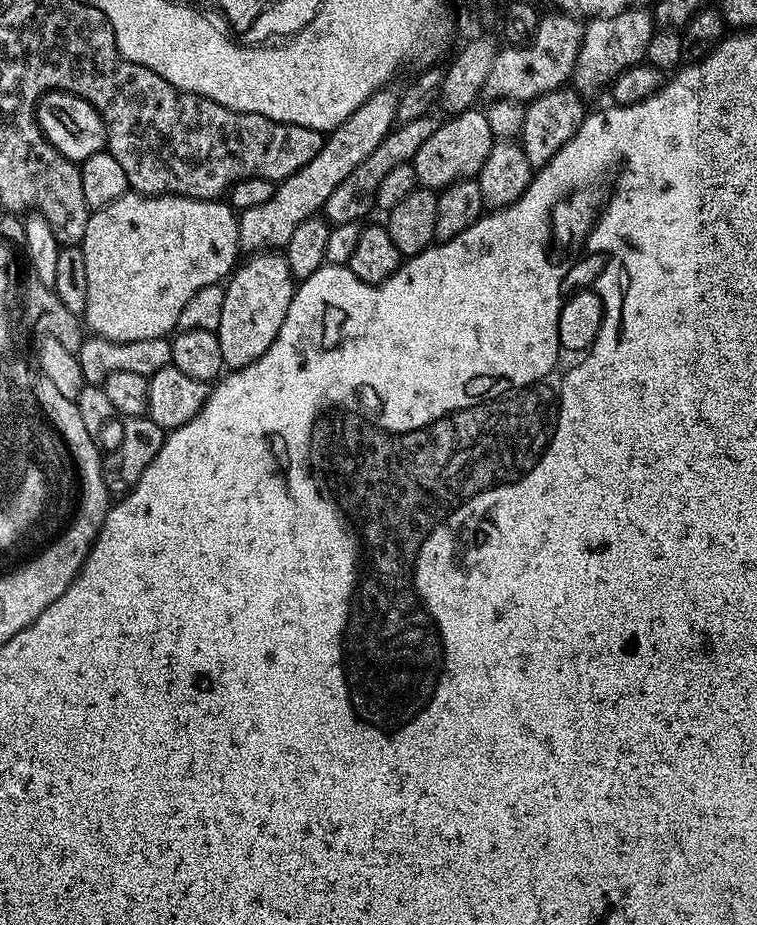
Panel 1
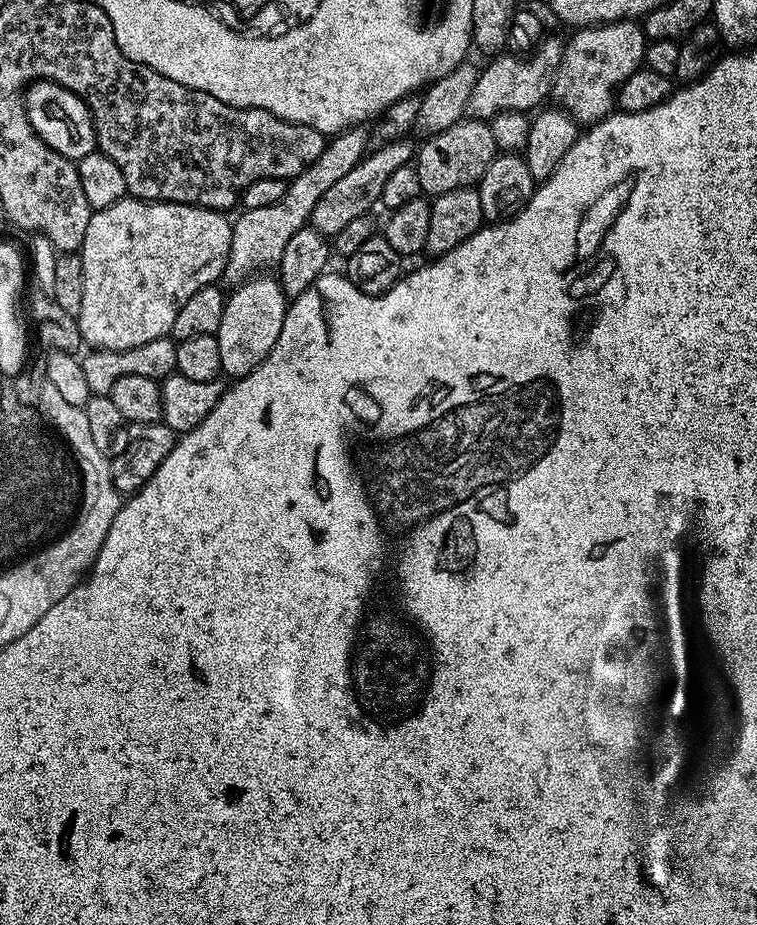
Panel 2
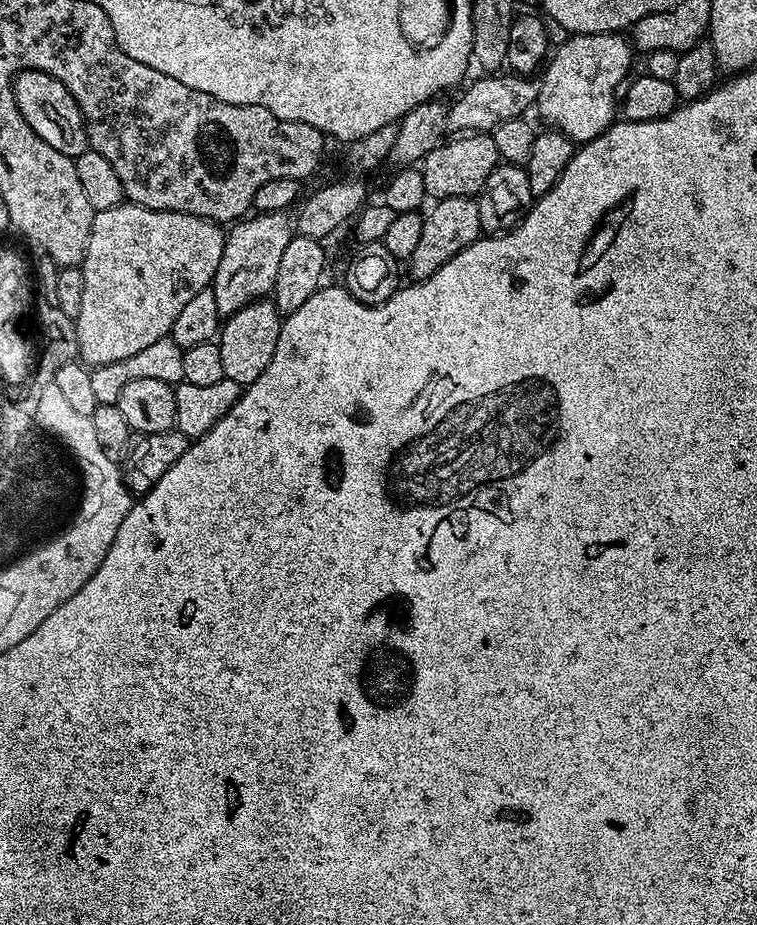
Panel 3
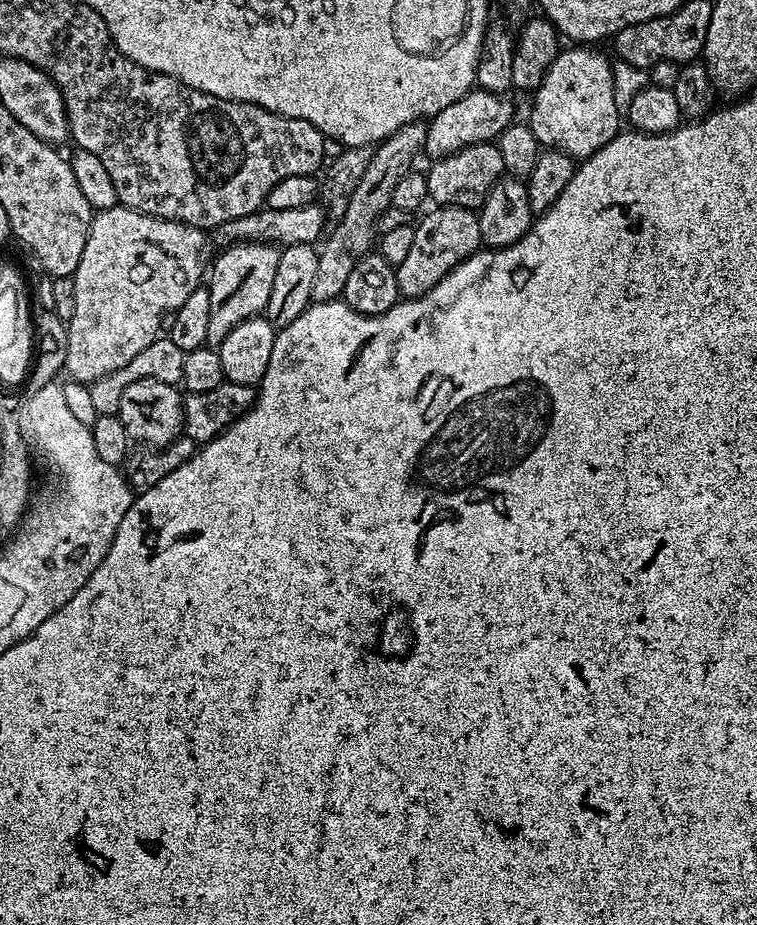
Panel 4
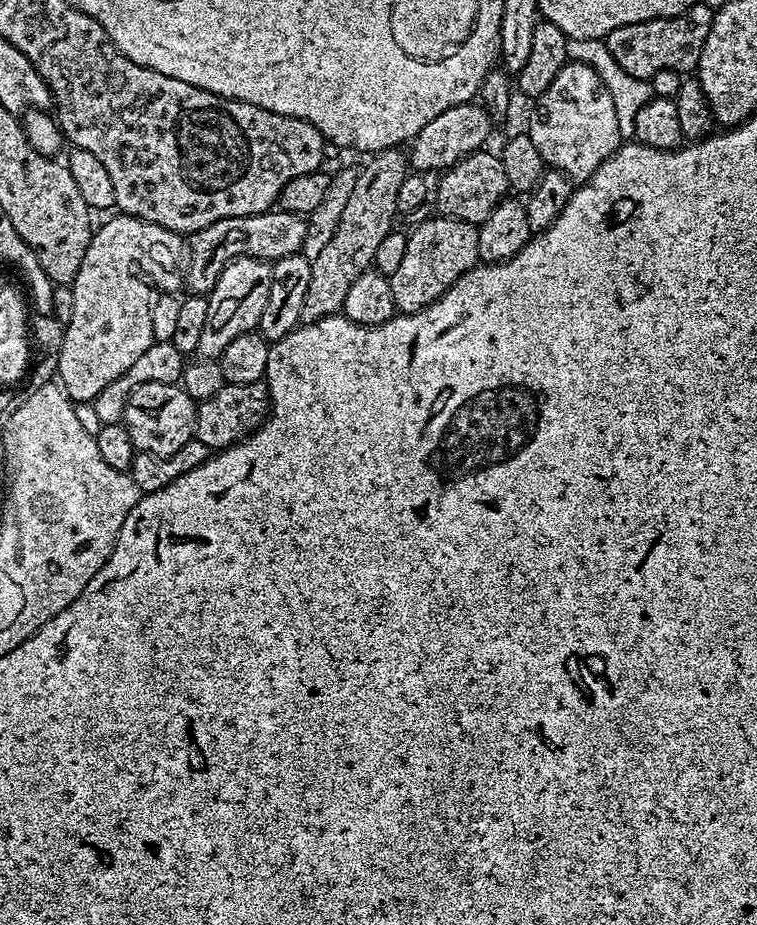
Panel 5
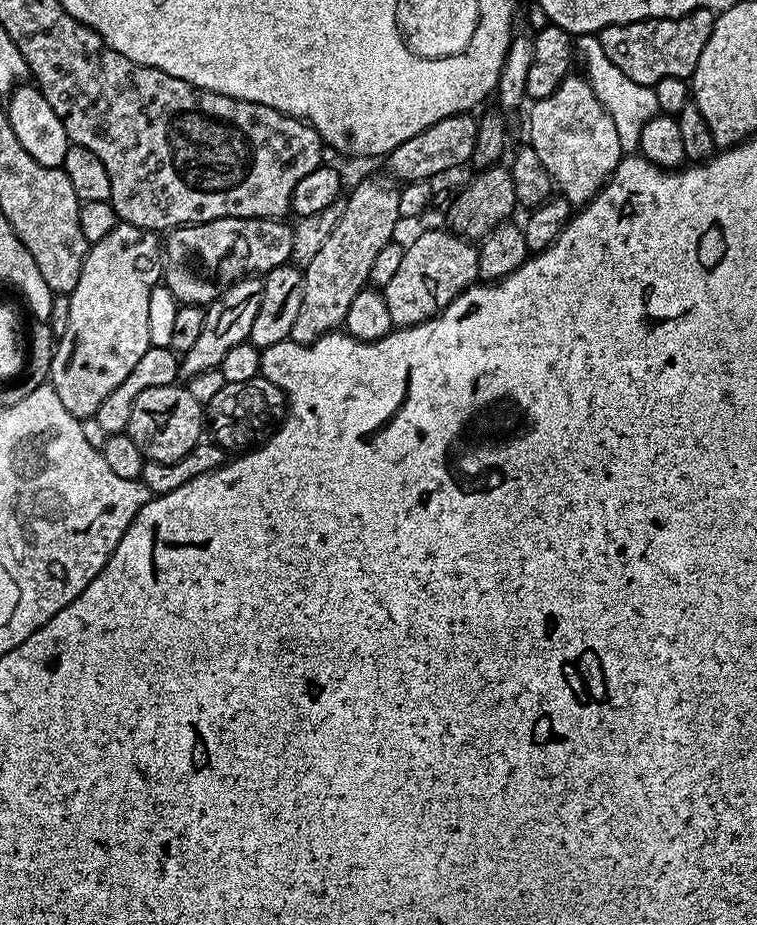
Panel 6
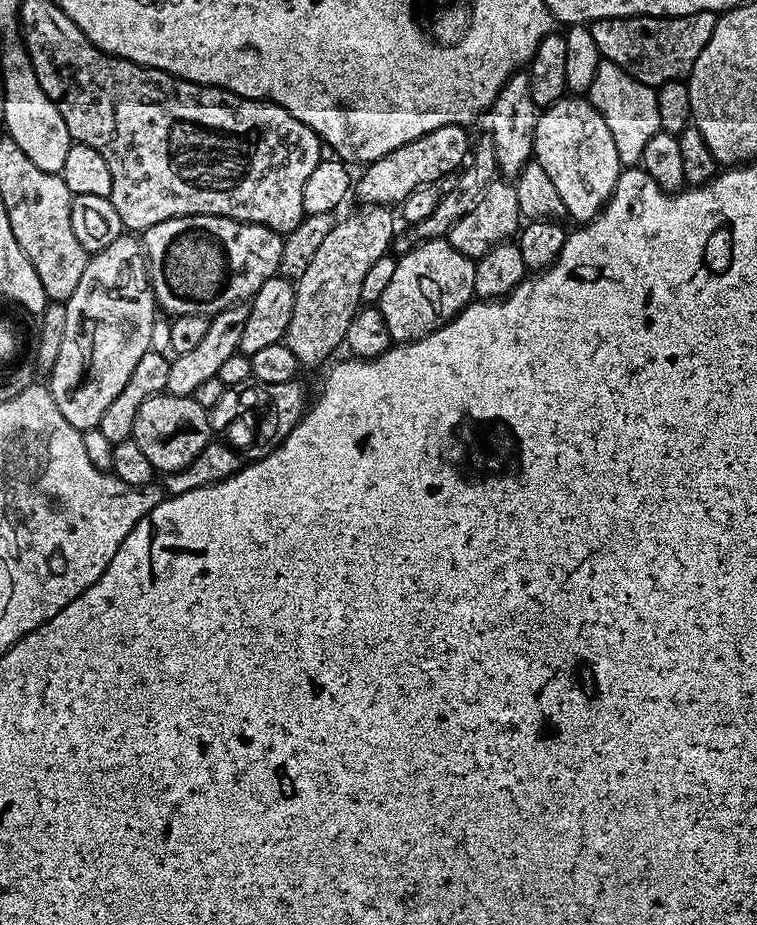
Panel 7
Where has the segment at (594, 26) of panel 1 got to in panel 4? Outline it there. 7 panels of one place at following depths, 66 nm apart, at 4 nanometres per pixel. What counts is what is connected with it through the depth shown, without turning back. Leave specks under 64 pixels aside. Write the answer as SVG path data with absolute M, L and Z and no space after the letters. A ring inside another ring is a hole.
M596 46L568 47L554 58L554 66L546 70L546 78L531 97L532 117L527 117L526 123L545 149L564 152L583 162L618 135L622 114L614 102L613 61L608 61Z

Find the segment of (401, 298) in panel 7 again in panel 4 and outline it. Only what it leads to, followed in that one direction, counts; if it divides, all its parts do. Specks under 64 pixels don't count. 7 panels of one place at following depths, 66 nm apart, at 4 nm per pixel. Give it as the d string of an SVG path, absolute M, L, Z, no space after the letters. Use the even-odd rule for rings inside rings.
M436 206L431 210L433 212L425 211L419 217L414 227L414 243L403 262L395 265L398 290L404 298L426 294L467 256L473 256L482 248L480 217L473 209L462 206Z

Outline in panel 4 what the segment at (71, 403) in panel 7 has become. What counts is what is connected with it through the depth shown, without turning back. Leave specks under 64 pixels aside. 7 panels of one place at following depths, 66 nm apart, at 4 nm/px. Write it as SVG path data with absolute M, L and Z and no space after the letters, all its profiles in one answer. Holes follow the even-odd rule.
M123 206L106 208L93 215L92 225L88 228L86 250L82 250L82 262L78 262L78 270L76 275L72 277L74 282L74 314L66 321L68 343L64 345L64 366L71 379L77 380L79 384L93 384L98 378L106 378L106 374L114 374L114 370L122 370L122 366L126 366L126 362L131 362L137 354L142 354L142 350L146 350L146 346L150 346L150 342L158 339L162 332L162 325L169 313L178 306L182 306L182 302L186 302L186 298L190 298L190 294L194 294L194 290L201 287L203 280L200 279L203 276L205 279L204 236L205 233L199 228L192 228L188 224L179 224L176 220L163 220L157 216L147 216L145 212L136 212L133 208Z

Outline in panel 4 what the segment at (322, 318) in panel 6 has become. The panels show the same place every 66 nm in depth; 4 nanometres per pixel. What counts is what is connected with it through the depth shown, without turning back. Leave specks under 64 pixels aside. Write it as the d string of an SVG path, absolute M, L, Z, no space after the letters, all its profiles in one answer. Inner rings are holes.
M415 120L399 128L387 140L381 140L375 145L370 166L366 166L366 174L362 174L362 182L354 186L354 194L350 194L346 210L335 225L336 229L333 232L331 229L326 239L319 245L320 257L318 258L318 275L314 278L313 301L343 297L346 278L350 278L350 270L354 270L357 260L373 251L374 229L379 222L379 216L392 206L394 186L398 186L398 181L406 173L413 171L415 164L412 163L415 162L416 155L418 157L421 155L427 133L427 123L424 120Z

